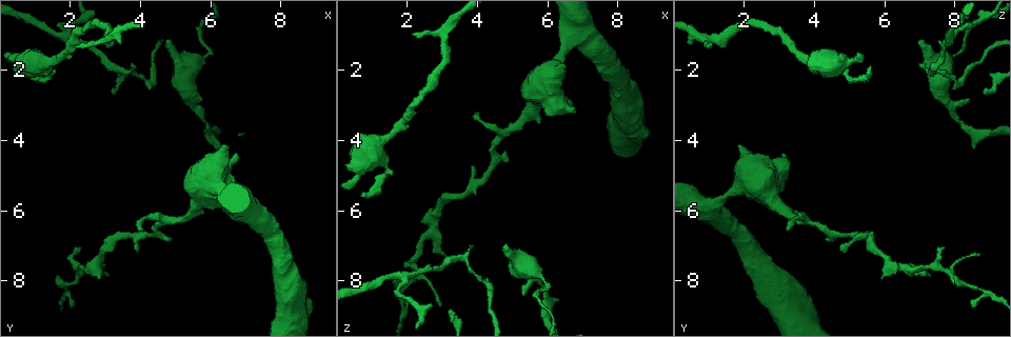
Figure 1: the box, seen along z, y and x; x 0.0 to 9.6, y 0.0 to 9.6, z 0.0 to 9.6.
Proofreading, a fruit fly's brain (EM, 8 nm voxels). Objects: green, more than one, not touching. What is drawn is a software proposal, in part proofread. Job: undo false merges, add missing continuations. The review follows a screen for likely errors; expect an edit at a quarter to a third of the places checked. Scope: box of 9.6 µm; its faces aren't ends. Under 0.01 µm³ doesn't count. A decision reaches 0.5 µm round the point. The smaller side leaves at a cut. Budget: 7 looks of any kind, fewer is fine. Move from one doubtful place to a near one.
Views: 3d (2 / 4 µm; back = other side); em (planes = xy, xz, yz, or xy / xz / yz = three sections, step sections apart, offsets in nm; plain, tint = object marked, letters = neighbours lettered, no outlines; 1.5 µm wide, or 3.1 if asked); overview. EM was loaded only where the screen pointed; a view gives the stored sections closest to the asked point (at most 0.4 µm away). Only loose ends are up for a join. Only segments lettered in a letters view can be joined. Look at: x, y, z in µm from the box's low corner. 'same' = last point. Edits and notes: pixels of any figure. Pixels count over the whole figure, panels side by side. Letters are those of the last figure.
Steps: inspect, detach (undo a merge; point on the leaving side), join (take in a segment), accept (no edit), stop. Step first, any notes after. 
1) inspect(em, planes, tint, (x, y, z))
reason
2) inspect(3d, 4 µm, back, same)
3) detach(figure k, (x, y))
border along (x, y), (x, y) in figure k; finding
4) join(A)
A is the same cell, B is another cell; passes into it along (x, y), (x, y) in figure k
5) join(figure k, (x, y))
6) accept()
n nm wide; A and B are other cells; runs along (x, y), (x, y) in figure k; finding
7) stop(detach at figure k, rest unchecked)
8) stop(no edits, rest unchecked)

inspect(em, planes, letters, (0.80, 1.85, 5.55))
an open end

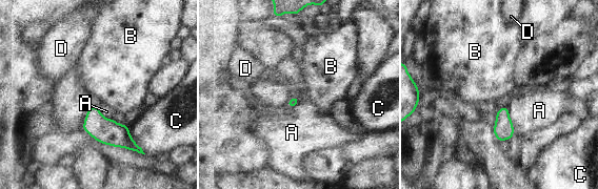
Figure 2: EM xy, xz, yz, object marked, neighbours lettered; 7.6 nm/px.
accept()
A, B, C and D are other cells; border along (503, 105), (507, 108), (514, 134) in figure 2; no lettered segment goes on from it

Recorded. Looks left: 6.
inspect(em, planes, letters, (4.80, 1.20, 6.95))
branch stops here

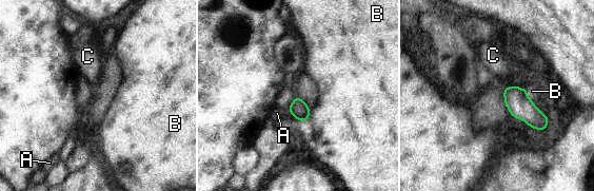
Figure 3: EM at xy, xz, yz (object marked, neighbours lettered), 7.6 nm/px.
join(figure 3, (494, 58))
B touches over 120 nm; C is the same cell, A and B are other cells; passes into it along (516, 99), (508, 88), (494, 58) in figure 3; the neuron continues

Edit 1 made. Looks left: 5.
inspect(3d, 4 µm, (5.65, 5.85, 3.00))
thick turns thin

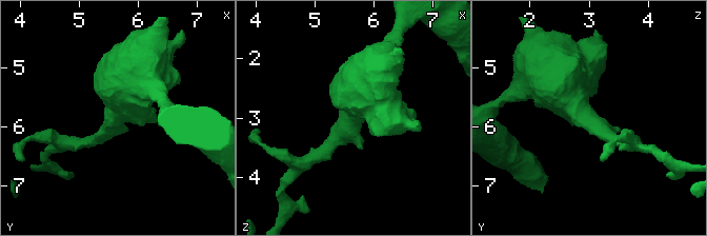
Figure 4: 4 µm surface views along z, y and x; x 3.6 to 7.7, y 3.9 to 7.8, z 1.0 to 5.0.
inspect(em, planes, tint, (5.65, 5.85, 2.95))
now the EM

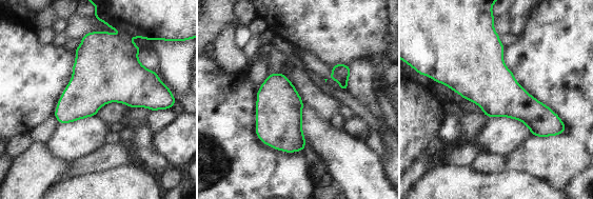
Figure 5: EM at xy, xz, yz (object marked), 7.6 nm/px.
inspect(em, planes, letters, same)
what lies round it

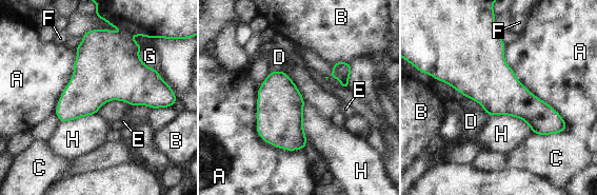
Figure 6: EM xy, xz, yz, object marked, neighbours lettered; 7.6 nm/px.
accept()
A touches over 600 nm; A, B, C, D, E, F, G and H are other cells; border along (489, 114), (519, 117), (533, 132) in figure 6; one neuron here

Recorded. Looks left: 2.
stop(join at figure 3, rest unchecked)

